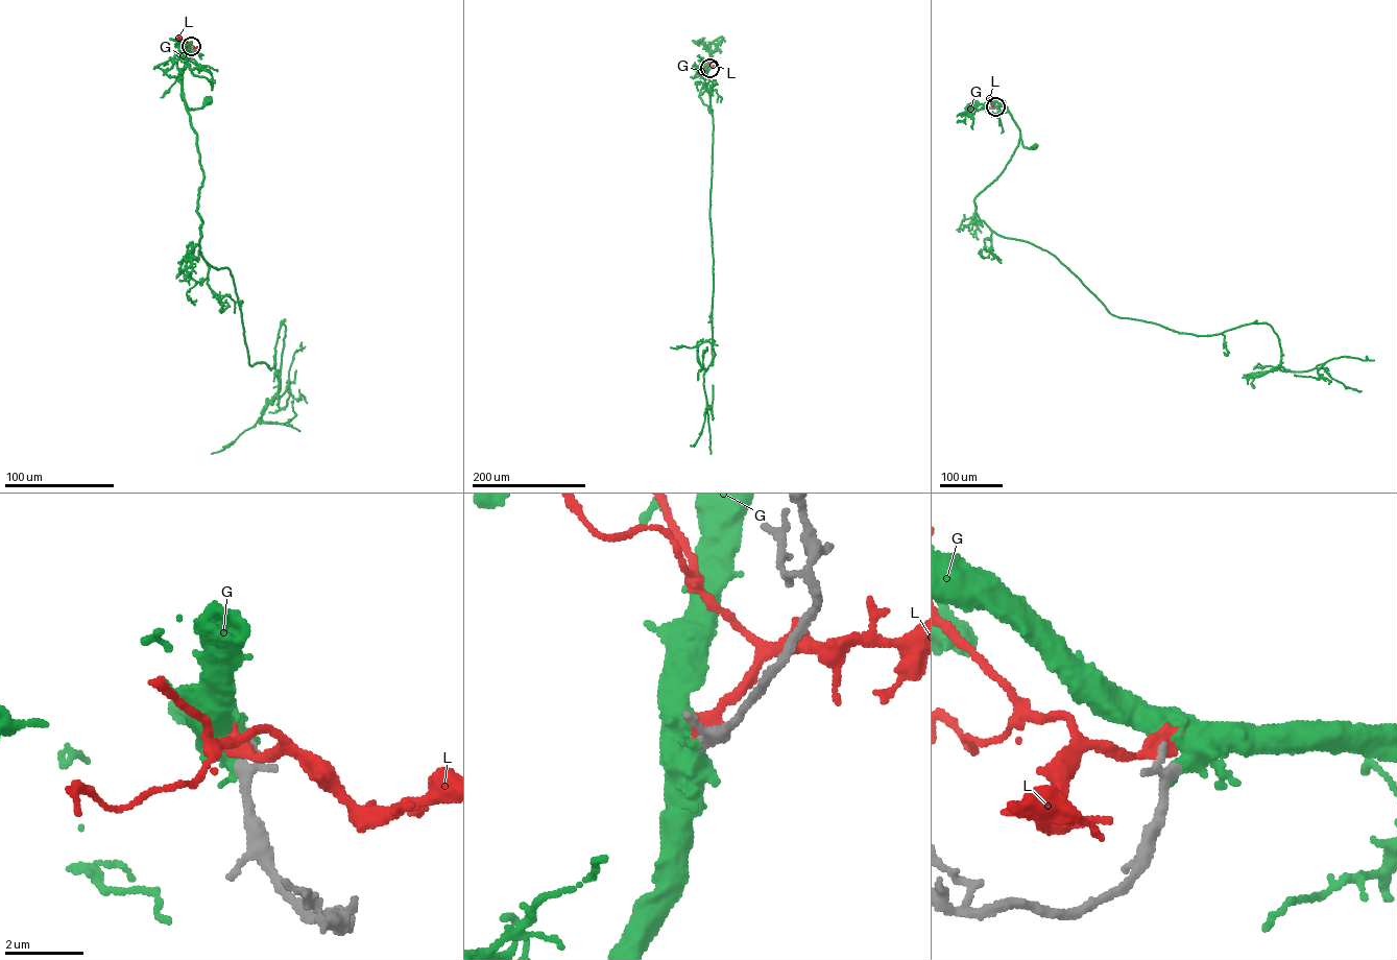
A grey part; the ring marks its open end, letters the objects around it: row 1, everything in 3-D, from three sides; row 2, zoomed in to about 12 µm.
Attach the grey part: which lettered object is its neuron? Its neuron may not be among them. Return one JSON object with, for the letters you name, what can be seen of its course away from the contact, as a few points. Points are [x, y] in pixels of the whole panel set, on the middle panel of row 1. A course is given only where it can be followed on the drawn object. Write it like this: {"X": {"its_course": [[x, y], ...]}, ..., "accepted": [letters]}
{"G": {"its_course": [[709, 68], [698, 95], [711, 111]]}, "accepted": ["G"]}

